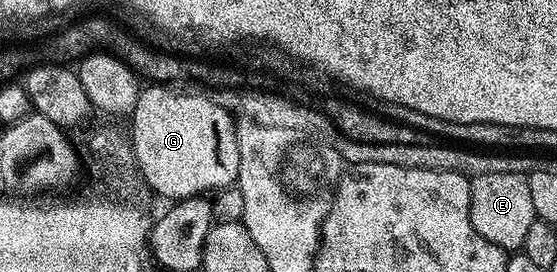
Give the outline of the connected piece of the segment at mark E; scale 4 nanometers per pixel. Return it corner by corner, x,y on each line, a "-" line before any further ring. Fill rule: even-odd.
482,173
473,175
469,188
469,218
480,236
502,250
521,249
528,229
536,221
528,176
520,173

